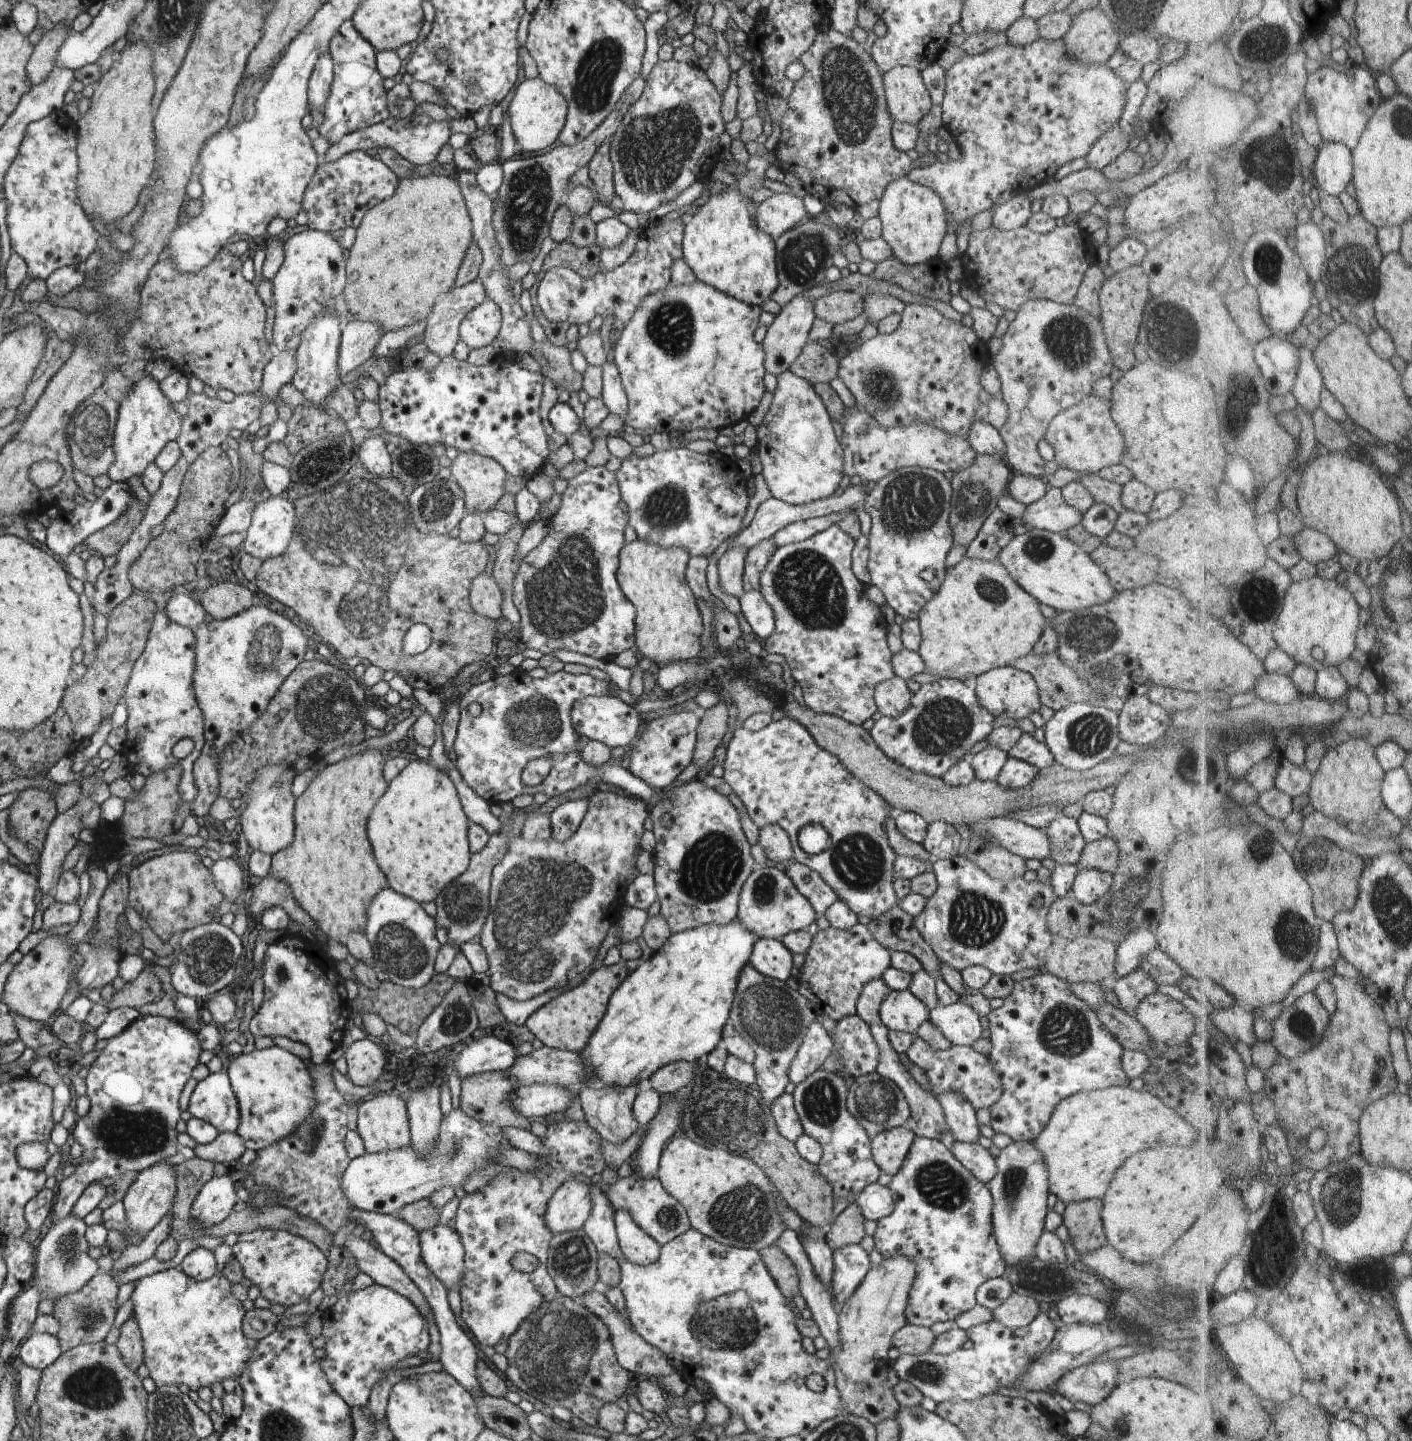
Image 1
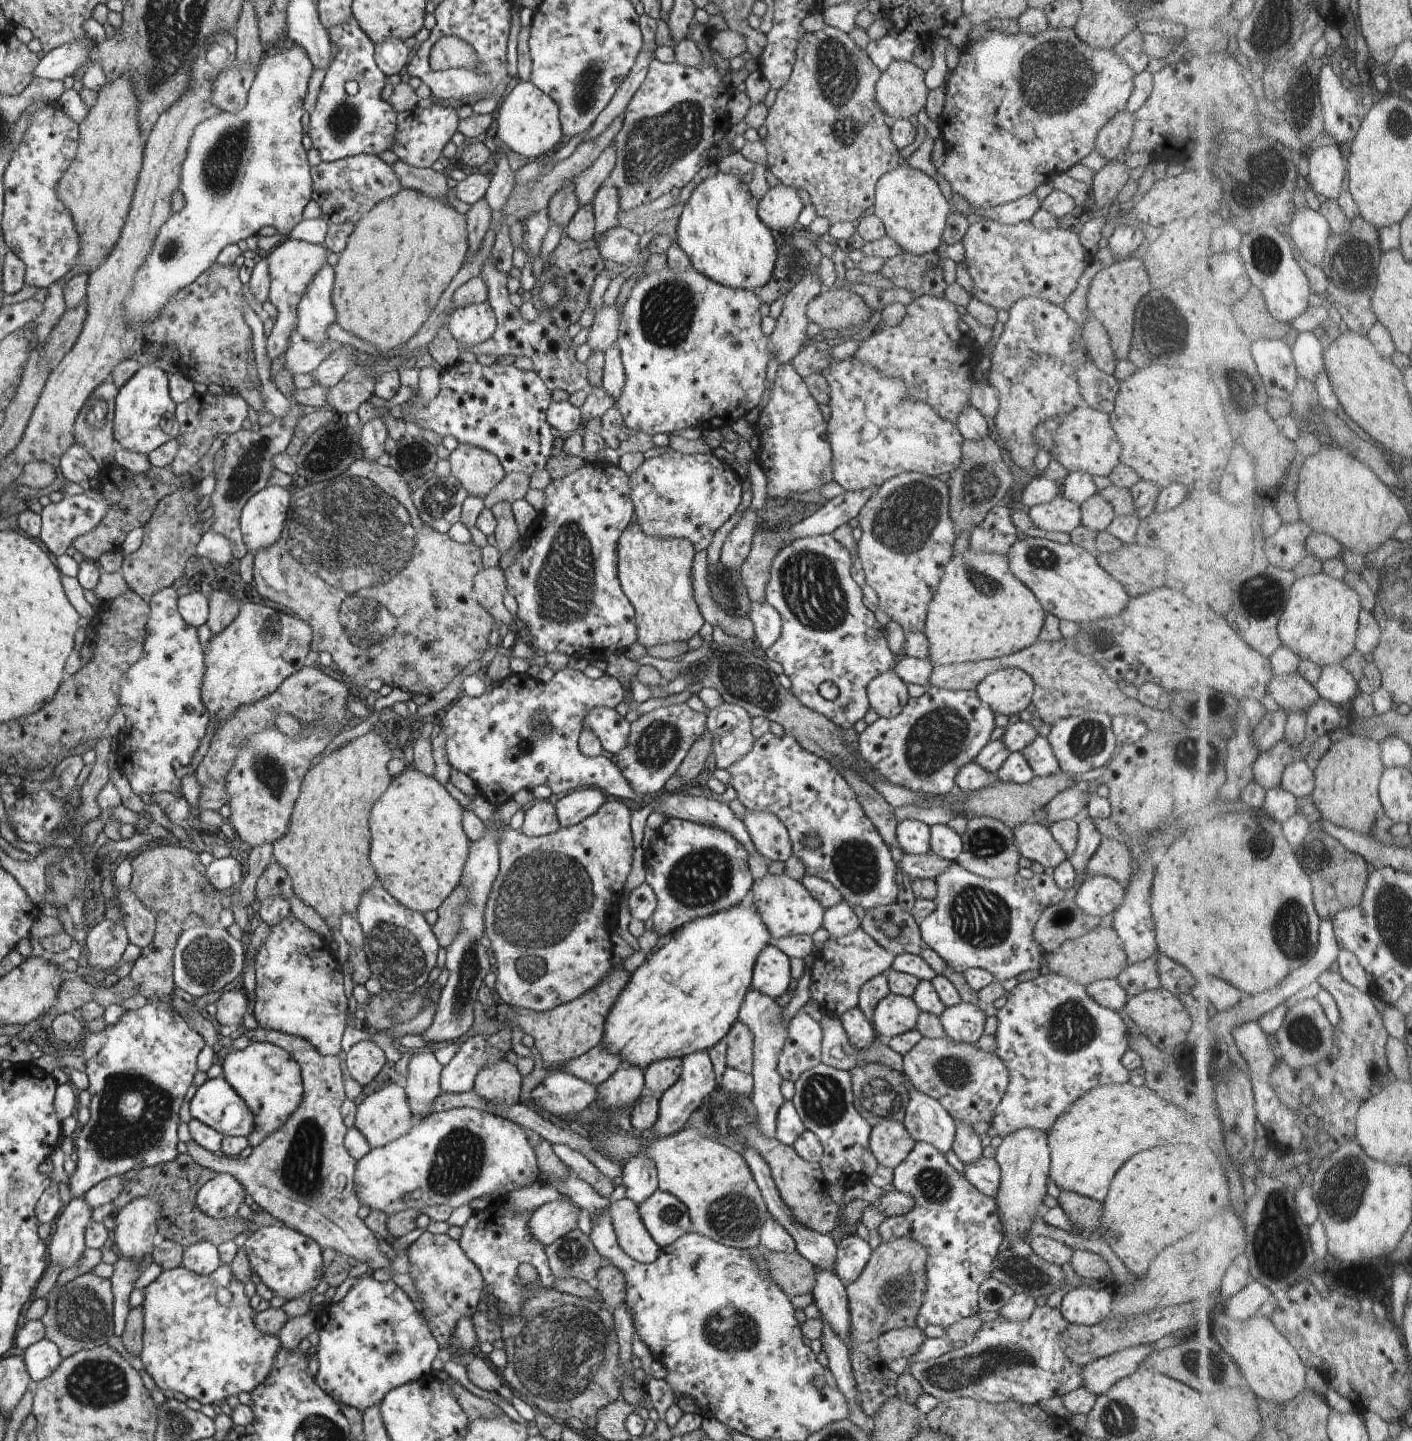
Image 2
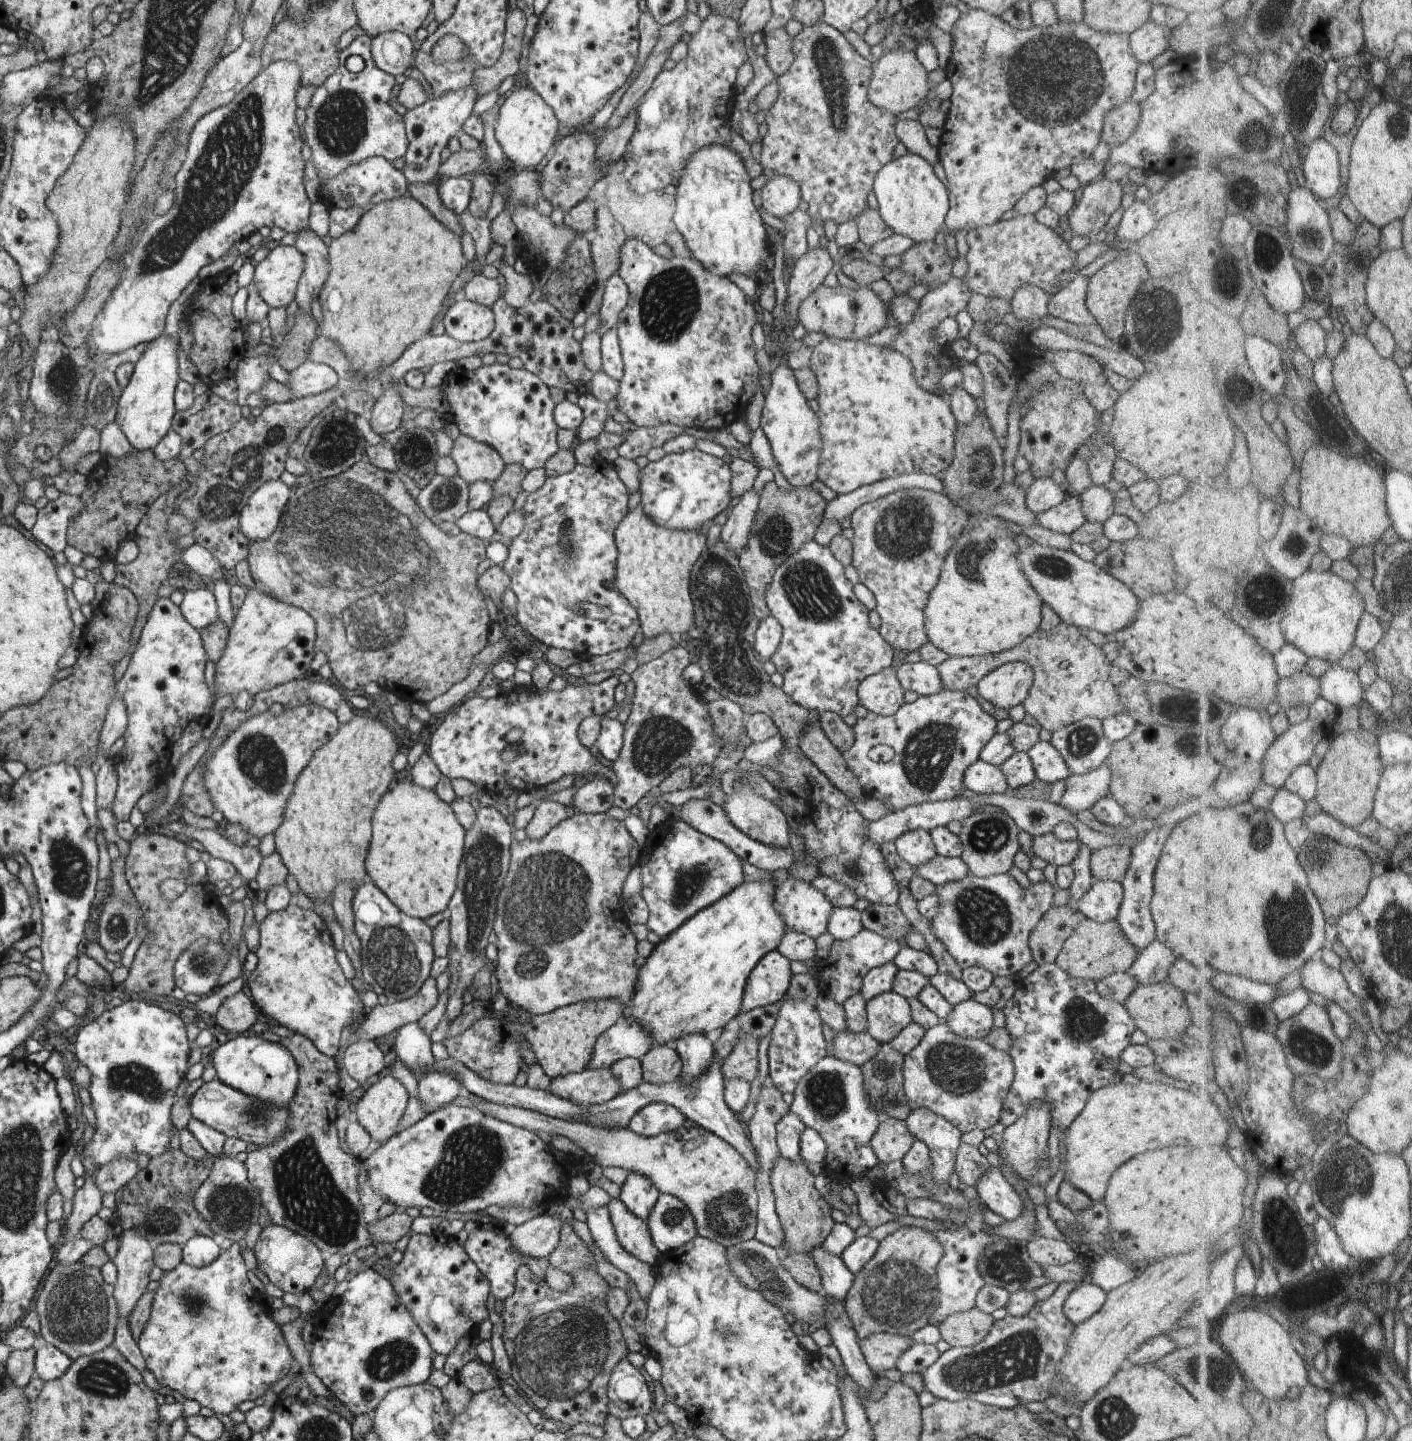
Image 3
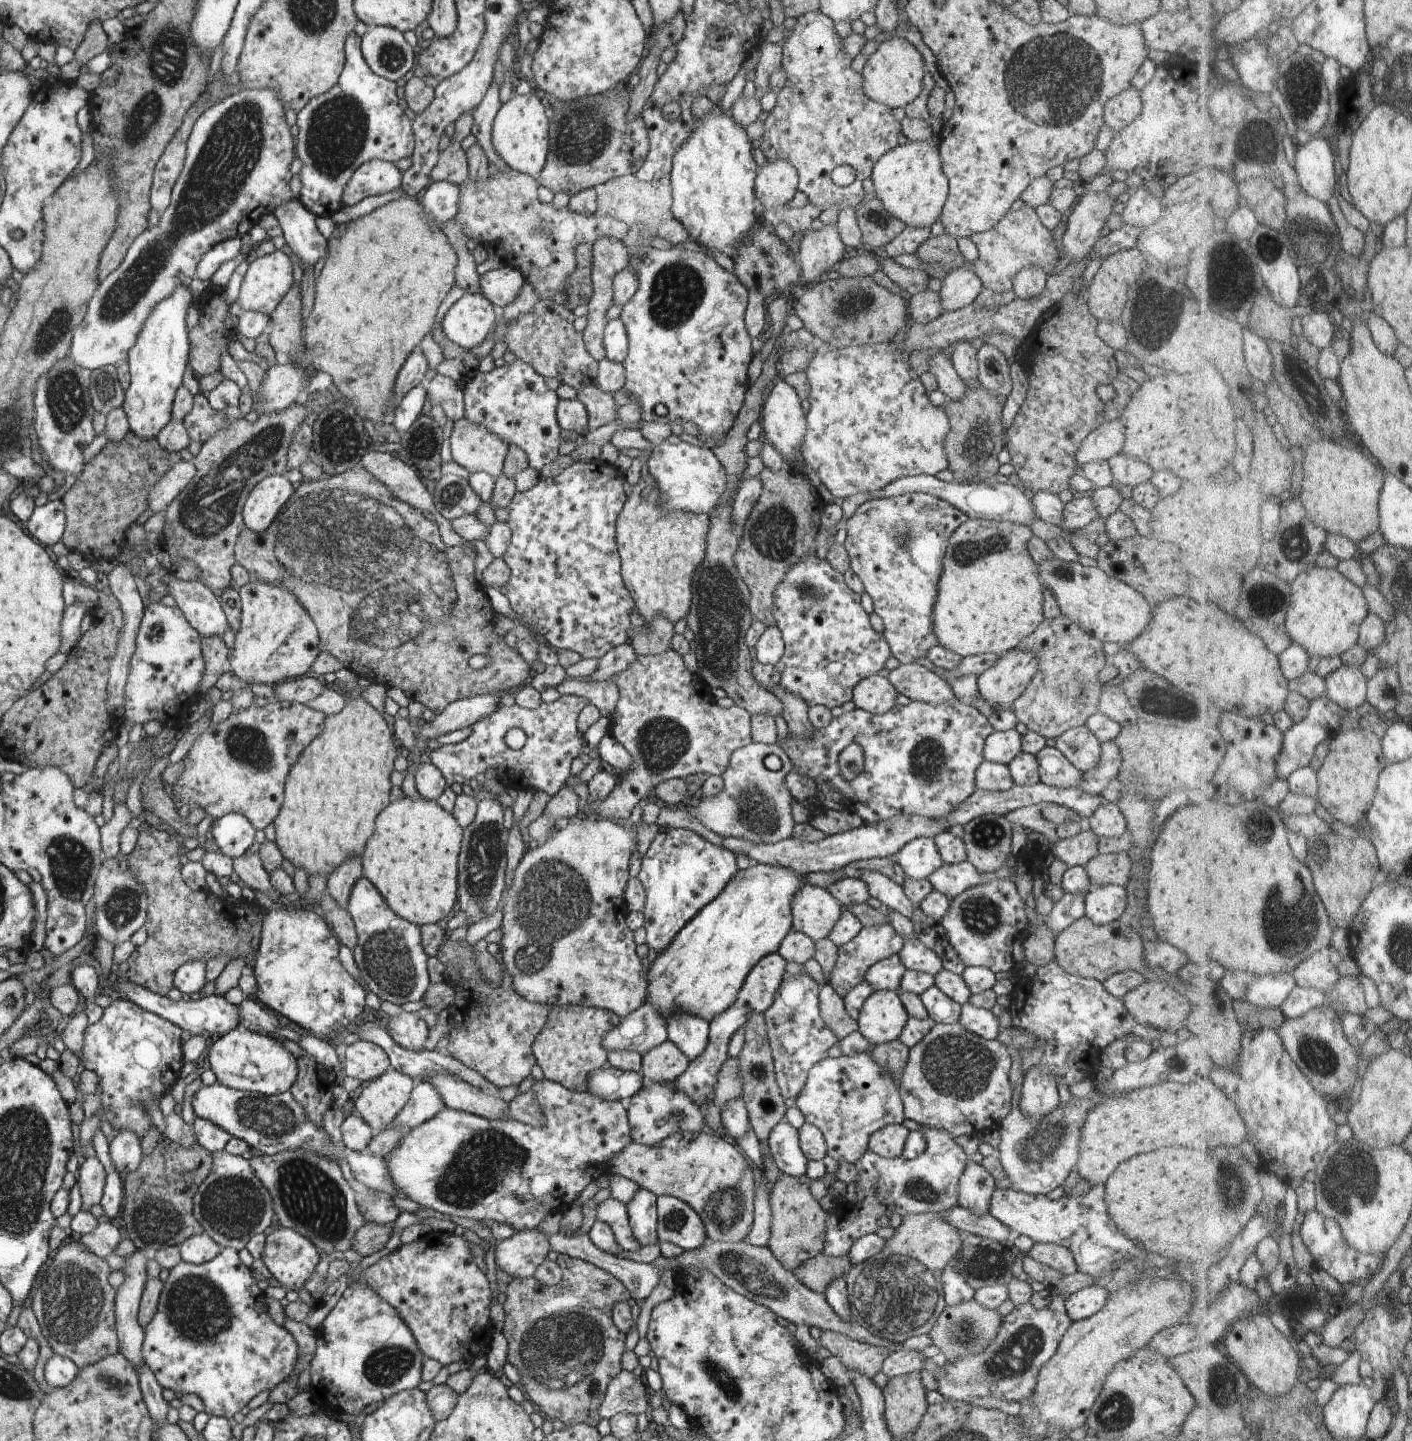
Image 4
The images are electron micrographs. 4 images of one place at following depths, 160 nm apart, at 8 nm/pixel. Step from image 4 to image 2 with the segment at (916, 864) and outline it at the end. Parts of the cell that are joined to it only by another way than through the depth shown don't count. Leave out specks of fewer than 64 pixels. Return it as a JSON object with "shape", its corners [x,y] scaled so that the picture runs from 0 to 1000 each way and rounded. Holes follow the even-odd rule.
{"shape":[[[641,568],[635,571],[635,582],[640,592],[652,593],[659,591],[659,574],[656,571]]]}

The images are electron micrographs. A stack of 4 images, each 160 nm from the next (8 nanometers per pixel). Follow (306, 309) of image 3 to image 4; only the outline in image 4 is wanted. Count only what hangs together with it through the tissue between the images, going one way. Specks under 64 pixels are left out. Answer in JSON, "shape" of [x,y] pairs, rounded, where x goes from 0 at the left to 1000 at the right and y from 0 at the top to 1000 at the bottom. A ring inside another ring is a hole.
{"shape":[[[205,139],[193,149],[198,155],[205,173],[211,178],[215,187],[222,185],[227,179],[232,179],[234,167],[224,158],[224,149],[212,139]]]}

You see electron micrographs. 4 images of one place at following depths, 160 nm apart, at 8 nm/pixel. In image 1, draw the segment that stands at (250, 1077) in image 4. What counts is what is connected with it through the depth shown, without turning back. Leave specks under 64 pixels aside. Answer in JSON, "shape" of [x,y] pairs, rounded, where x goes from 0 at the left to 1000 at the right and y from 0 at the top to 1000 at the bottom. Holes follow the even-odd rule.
{"shape":[[[196,725],[177,731],[164,734],[160,743],[169,764],[170,781],[167,786],[173,791],[173,796],[181,799],[207,787],[224,769],[224,751],[221,749],[213,734]]]}

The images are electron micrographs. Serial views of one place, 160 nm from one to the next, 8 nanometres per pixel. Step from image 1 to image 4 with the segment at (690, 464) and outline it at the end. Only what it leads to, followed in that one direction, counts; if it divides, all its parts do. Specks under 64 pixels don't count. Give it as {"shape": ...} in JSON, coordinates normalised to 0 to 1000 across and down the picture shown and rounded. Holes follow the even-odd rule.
{"shape":[[[472,305],[462,310],[458,322],[460,329],[465,334],[467,341],[467,350],[472,353],[472,355],[490,357],[499,356],[503,358],[509,350],[515,337],[514,325],[504,312],[489,309],[485,306],[477,309]]]}

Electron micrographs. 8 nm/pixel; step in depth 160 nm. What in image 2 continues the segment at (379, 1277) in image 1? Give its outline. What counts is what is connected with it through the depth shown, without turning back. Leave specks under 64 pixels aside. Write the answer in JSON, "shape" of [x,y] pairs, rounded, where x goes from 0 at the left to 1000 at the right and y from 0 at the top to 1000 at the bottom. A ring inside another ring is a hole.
{"shape":[[[182,713],[174,714],[171,718],[175,719],[177,723],[188,723],[203,728],[214,741],[215,761],[213,768],[203,777],[201,782],[189,788],[183,795],[178,797],[176,803],[161,803],[155,799],[151,800],[142,796],[139,792],[132,793],[133,801],[142,808],[152,811],[155,814],[166,816],[180,834],[191,841],[195,846],[215,858],[220,858],[227,865],[237,866],[251,876],[258,877],[262,881],[276,880],[278,874],[268,867],[268,858],[265,856],[255,845],[254,845],[254,829],[251,827],[252,805],[245,799],[245,780],[242,779],[241,768],[244,762],[244,749],[241,745],[241,736],[238,733],[229,733],[217,721],[215,721],[198,715],[192,715]]]}

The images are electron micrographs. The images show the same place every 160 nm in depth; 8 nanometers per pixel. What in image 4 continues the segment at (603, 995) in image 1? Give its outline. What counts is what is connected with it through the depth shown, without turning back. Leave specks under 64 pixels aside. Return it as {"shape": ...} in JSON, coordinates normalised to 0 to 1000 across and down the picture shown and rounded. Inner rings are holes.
{"shape":[[[411,697],[390,698],[387,711],[376,726],[386,748],[404,757],[415,757],[416,747],[431,738],[431,730],[426,726],[426,722],[439,709],[440,706],[431,700]]]}

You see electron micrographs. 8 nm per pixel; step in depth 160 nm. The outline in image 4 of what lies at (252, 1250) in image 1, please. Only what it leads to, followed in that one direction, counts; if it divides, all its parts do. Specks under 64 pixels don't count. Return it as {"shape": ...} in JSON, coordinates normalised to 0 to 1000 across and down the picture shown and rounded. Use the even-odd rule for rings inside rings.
{"shape":[[[195,852],[188,857],[185,874],[200,893],[212,895],[215,894],[227,876],[222,864],[209,854]]]}

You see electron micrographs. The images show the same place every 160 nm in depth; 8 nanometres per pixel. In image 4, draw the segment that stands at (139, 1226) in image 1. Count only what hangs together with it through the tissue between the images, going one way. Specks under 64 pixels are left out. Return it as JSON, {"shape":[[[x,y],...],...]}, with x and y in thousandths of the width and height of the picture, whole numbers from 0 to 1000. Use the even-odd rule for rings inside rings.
{"shape":[[[96,867],[92,872],[89,873],[86,882],[89,888],[87,892],[83,894],[82,899],[82,919],[84,922],[85,939],[86,939],[93,947],[96,951],[101,945],[101,935],[103,924],[101,920],[98,919],[98,907],[100,906],[101,897],[105,891],[106,886],[103,884],[103,877],[106,873],[103,869]]]}

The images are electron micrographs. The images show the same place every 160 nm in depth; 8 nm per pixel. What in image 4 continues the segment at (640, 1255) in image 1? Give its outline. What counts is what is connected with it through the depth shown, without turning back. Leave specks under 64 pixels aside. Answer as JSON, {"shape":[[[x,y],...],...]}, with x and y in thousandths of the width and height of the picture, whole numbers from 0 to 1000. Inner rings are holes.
{"shape":[[[432,831],[423,837],[423,846],[432,850],[439,867],[453,867],[455,865],[448,855],[444,837]]]}

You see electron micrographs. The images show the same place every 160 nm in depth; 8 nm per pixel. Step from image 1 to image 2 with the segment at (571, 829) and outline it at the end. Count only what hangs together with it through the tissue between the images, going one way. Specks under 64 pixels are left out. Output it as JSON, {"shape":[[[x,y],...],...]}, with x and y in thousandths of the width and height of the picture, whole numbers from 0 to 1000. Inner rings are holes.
{"shape":[[[412,547],[395,553],[393,563],[396,573],[402,575],[409,572],[428,558],[429,551],[422,547]]]}

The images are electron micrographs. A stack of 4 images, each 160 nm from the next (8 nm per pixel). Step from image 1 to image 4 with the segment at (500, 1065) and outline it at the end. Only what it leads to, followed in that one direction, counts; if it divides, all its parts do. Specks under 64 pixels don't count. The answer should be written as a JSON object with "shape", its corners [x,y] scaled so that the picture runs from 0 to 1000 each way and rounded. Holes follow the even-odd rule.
{"shape":[[[297,750],[293,752],[290,763],[280,774],[278,780],[273,783],[286,782],[289,786],[305,777],[314,769],[316,769],[316,765],[309,755],[305,750]]]}

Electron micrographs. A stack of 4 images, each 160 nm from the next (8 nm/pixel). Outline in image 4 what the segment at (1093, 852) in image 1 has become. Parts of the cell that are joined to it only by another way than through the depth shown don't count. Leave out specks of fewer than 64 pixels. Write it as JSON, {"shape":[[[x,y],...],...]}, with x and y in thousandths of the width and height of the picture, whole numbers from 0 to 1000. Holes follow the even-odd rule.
{"shape":[[[778,592],[768,602],[775,615],[792,614],[797,616],[801,609],[802,595],[797,592]]]}

